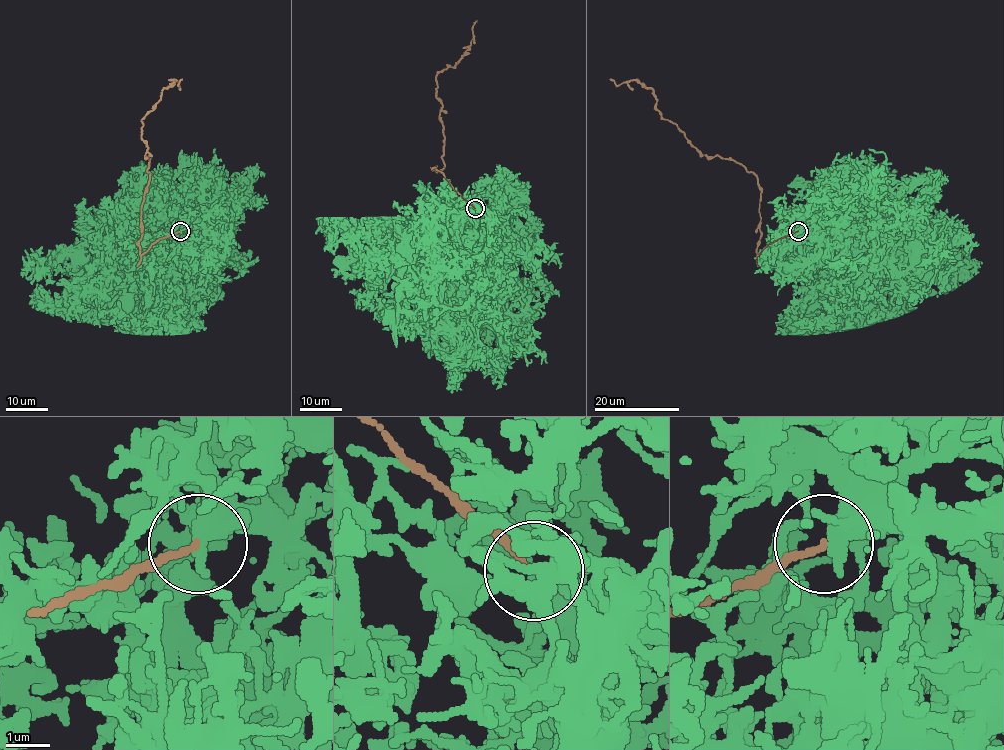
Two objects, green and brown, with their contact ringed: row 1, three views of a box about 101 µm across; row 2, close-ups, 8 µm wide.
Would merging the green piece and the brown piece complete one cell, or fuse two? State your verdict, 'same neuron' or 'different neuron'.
different neuron

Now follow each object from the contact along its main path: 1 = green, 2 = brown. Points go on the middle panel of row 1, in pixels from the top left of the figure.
1: (474, 208), (474, 219), (434, 257), (423, 259)
2: (475, 208), (433, 169), (444, 168), (436, 78), (458, 62), (477, 21)

